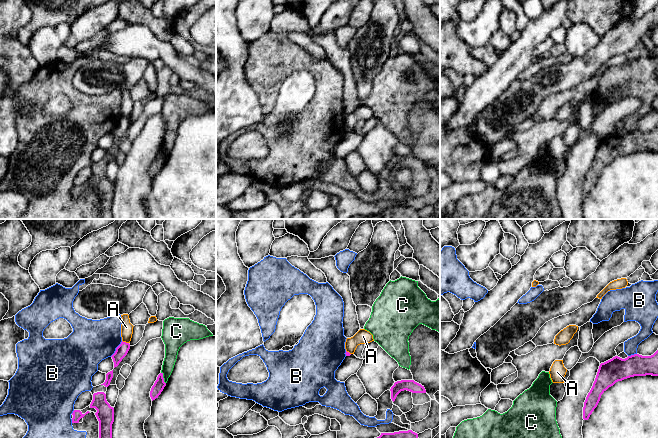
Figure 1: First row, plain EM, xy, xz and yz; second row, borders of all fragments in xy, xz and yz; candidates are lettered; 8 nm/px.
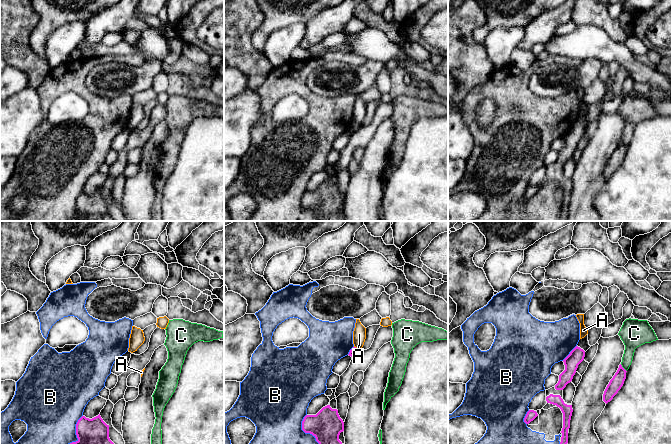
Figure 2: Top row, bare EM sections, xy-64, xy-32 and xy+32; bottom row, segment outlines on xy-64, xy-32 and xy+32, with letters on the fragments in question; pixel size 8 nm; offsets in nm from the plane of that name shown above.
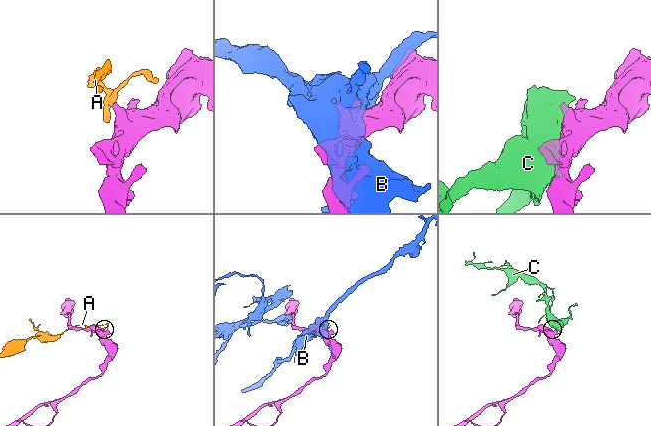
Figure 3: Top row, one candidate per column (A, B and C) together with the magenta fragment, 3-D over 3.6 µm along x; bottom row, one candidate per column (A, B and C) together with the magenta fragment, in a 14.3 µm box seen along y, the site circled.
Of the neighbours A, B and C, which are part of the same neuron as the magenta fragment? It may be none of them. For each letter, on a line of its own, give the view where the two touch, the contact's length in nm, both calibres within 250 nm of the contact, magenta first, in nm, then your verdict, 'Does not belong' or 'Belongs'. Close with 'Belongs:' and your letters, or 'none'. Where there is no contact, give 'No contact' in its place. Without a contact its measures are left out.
A: Touches magenta in xy. Shared border 60 nm. Thickness 100 nm (magenta) against 100 nm. Does not belong
B: Touches magenta in xy. Shared border 160 nm. Thickness 100 nm (magenta) against 340 nm. Does not belong
C: Touches magenta in xy. Shared border 100 nm. Thickness 90 nm (magenta) against 110 nm. Does not belong
Belongs: none

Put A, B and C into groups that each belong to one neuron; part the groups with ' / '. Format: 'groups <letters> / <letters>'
groups A / B / C

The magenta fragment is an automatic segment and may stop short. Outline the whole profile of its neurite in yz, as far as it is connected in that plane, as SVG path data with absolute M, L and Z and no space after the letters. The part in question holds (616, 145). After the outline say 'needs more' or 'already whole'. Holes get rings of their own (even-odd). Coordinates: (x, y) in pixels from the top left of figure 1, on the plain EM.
M658 126L651 132L634 130L625 135L615 132L601 139L593 162L584 178L583 195L589 195L601 171L616 158L646 151L658 152Z; already whole

